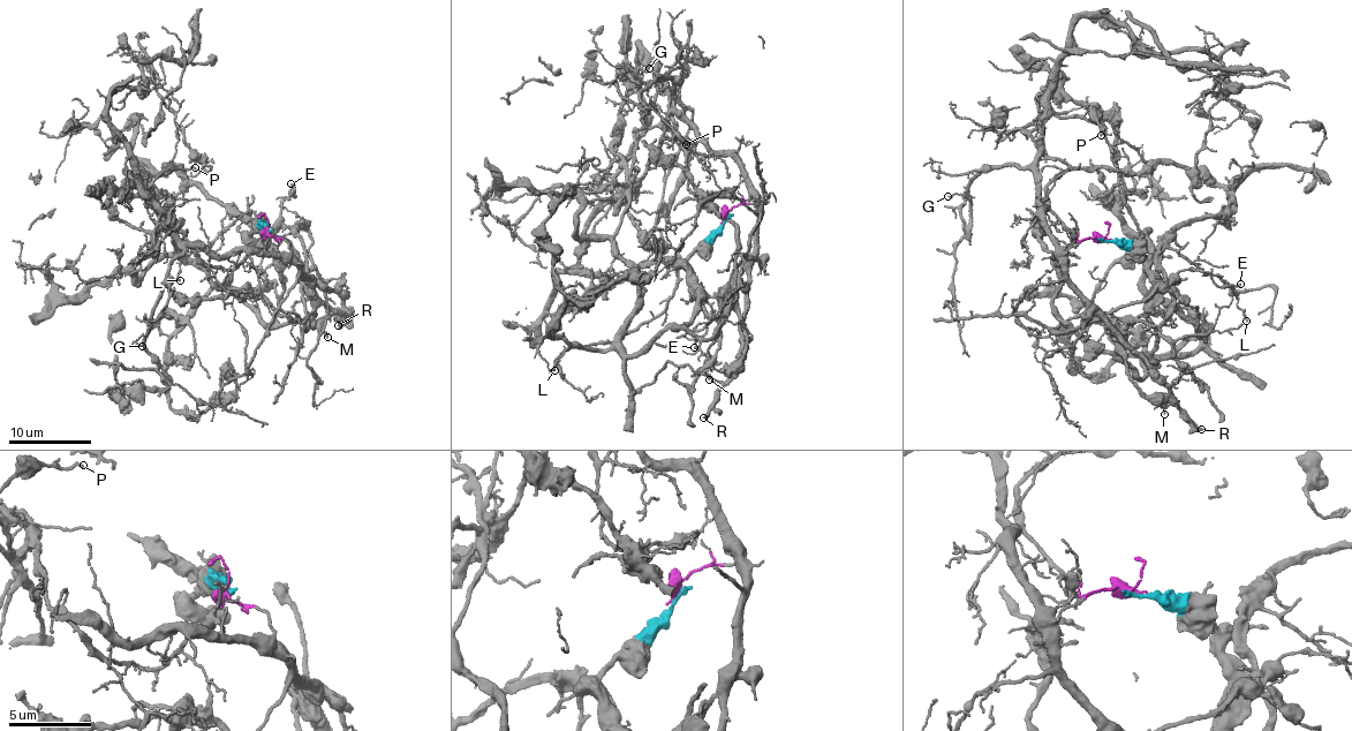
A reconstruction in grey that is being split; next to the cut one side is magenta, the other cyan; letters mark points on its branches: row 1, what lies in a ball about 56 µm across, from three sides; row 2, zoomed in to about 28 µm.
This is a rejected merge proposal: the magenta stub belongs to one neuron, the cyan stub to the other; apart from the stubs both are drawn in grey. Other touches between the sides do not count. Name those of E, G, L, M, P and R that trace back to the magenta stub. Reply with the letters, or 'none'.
E, G, M, P, R

